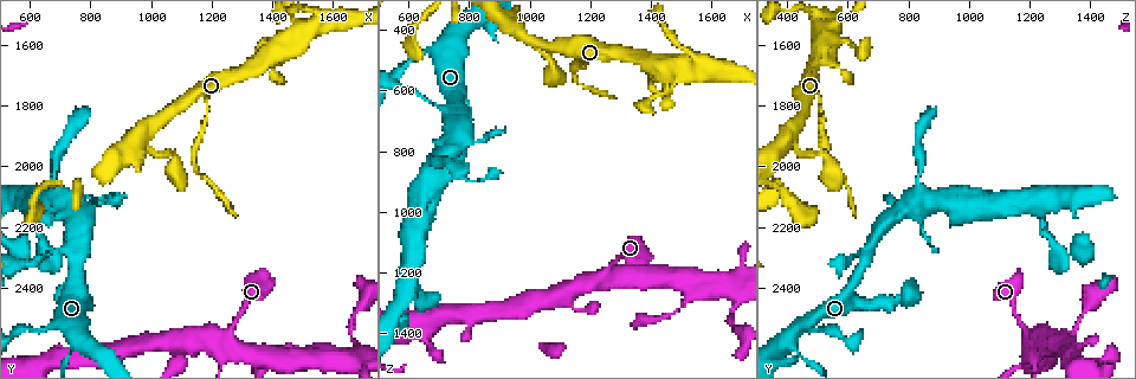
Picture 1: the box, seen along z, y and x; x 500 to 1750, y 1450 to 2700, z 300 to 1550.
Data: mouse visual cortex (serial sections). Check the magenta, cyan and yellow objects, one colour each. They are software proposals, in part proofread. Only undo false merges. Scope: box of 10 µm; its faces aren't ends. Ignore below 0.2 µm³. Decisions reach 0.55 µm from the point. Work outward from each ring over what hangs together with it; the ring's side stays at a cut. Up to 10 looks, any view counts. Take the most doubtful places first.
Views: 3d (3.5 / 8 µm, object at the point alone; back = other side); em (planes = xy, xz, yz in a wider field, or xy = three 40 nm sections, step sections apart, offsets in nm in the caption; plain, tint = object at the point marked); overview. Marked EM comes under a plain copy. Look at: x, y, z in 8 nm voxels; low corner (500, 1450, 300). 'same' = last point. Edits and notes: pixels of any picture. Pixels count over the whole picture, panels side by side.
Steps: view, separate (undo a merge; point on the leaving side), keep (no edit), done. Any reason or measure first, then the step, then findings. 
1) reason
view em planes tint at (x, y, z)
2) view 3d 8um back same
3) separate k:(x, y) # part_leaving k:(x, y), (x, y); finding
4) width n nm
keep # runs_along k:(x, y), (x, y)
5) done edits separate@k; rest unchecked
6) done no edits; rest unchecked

branch point
view 3d 3.5um at (740, 2610, 410)

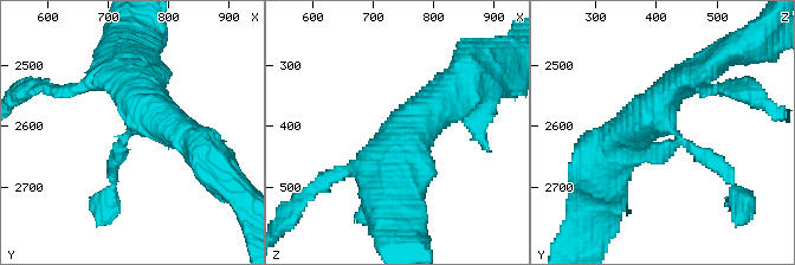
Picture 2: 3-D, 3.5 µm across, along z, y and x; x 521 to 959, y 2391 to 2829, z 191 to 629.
view em xy step 3 tint at (750, 2595, 415)

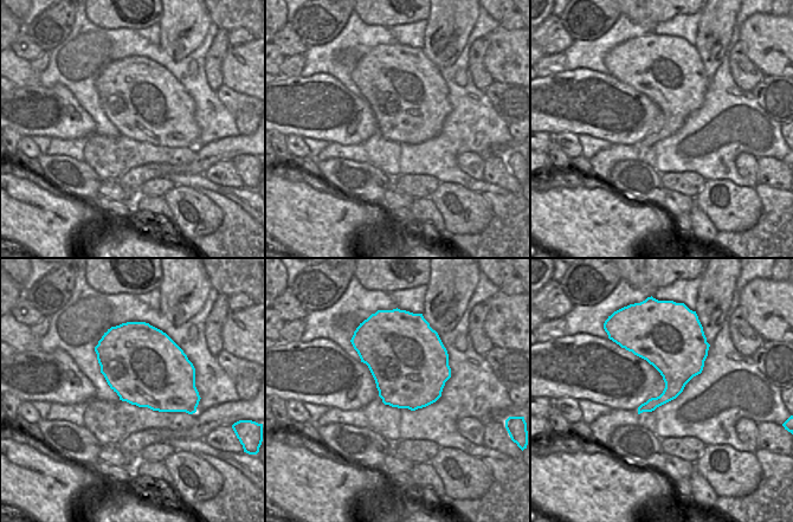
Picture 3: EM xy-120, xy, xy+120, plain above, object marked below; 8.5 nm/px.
view em xy step 5 tint same

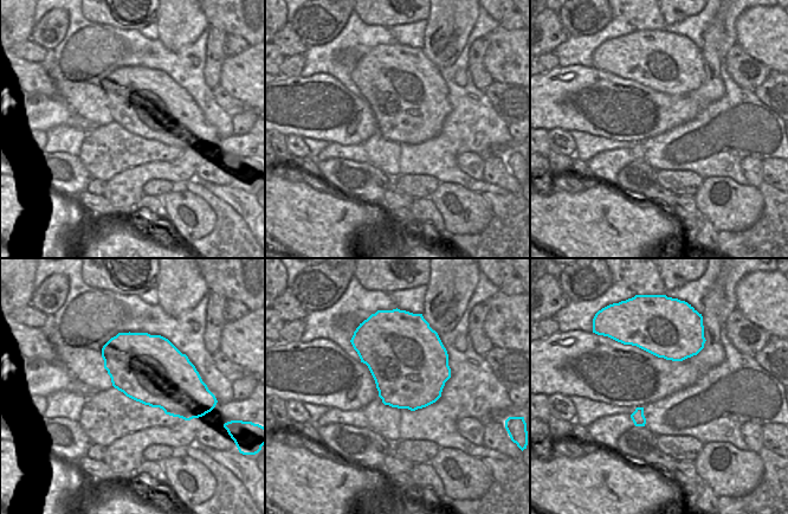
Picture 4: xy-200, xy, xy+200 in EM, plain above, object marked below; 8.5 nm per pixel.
arm_widths 150, 450, 500 nm
keep # runs_along 2:(712, 60), (612, 147); continuous, no second cell

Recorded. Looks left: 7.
three-way junction
view 3d 3.5um at (750, 2310, 650)

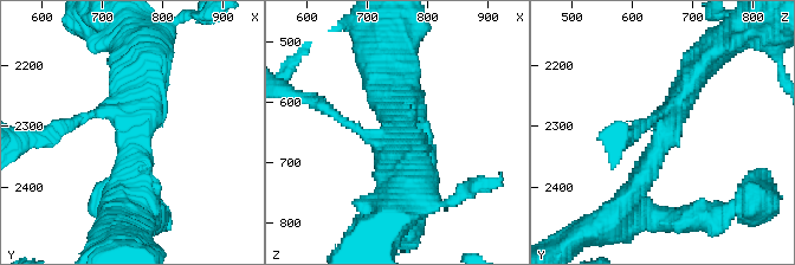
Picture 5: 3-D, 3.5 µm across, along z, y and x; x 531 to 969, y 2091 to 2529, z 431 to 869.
view em planes tint at (750, 2305, 660)

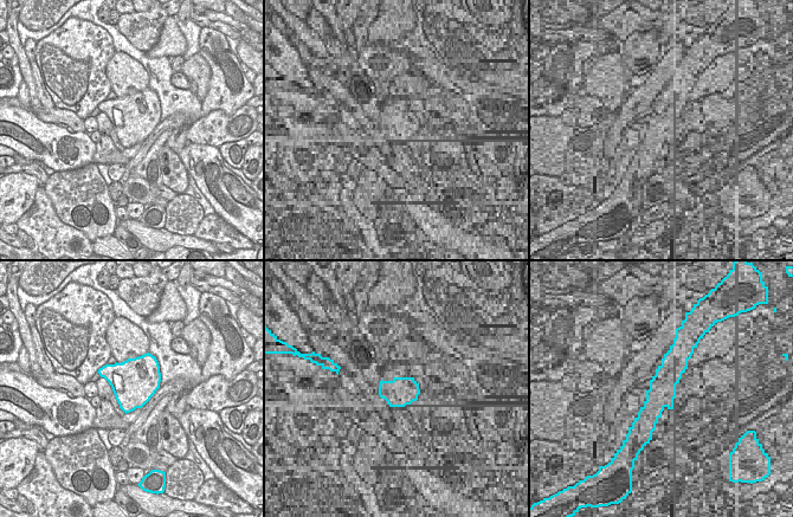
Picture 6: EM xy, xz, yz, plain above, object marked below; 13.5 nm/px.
another direction
view em xy step 2 tint same

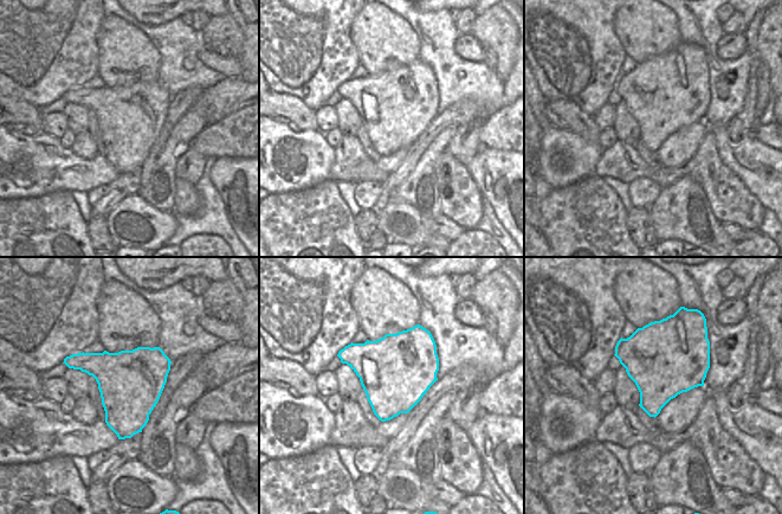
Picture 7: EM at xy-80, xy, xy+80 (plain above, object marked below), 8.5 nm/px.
keep # runs_along 5:(627, 198), (700, 64); one cell here

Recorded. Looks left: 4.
four or more arms meet
view 3d 3.5um at (1260, 2570, 1200)

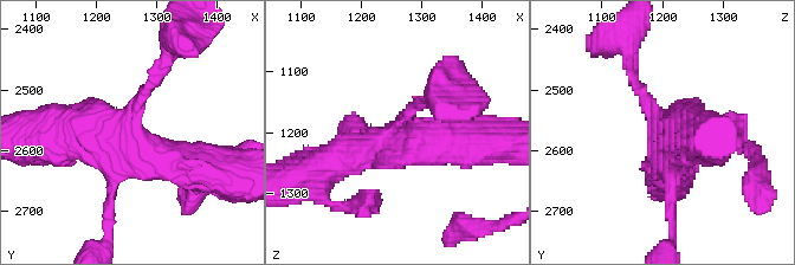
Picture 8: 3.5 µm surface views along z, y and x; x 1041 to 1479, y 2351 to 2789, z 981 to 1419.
arms 4; arm_widths 150, 200, 500, 500 nm
view em xy step 3 tint at (1255, 2565, 1210)

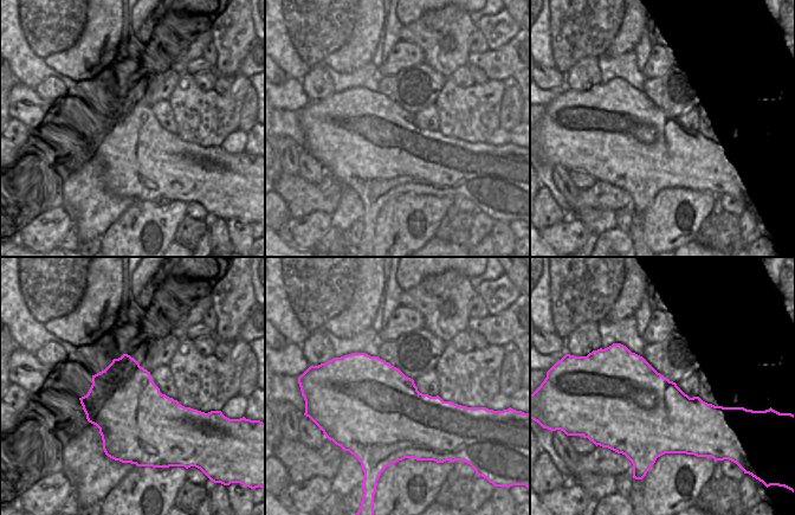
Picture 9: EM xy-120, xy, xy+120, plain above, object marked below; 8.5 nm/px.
width 750 nm
keep # runs_along 8:(161, 70), (124, 135), (55, 139); all the same cell

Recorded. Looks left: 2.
abrupt turn
view 3d 3.5um at (1500, 1560, 540)

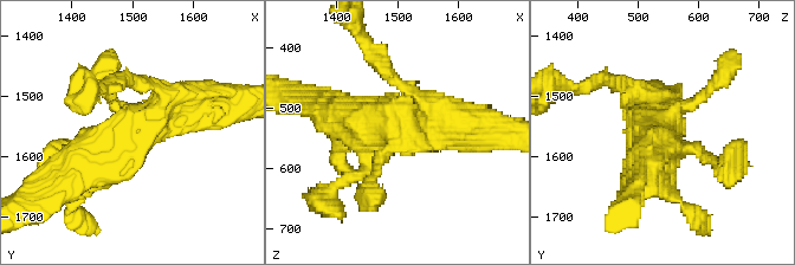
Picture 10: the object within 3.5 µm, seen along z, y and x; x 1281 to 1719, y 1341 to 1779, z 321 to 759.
now the EM
view em planes tint at (1495, 1545, 545)

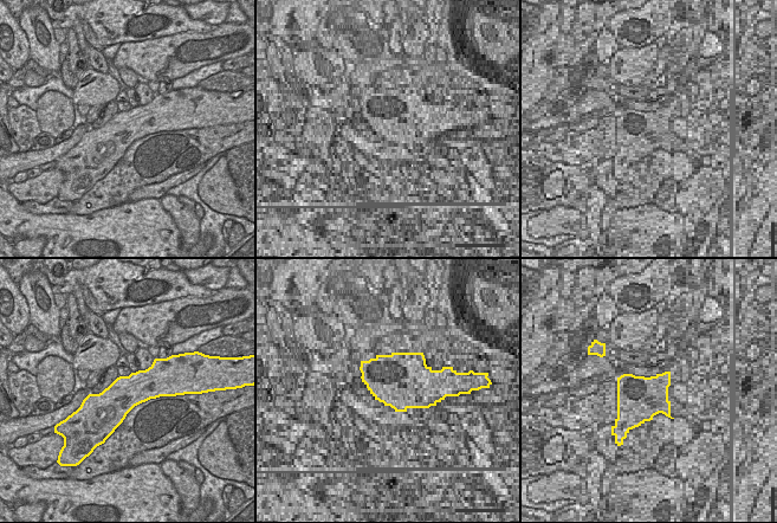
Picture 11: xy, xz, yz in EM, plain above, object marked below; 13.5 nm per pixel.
keep # runs_along 10:(59, 191), (128, 129), (182, 108); all the same cell

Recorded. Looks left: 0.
done no edits; rest unchecked

